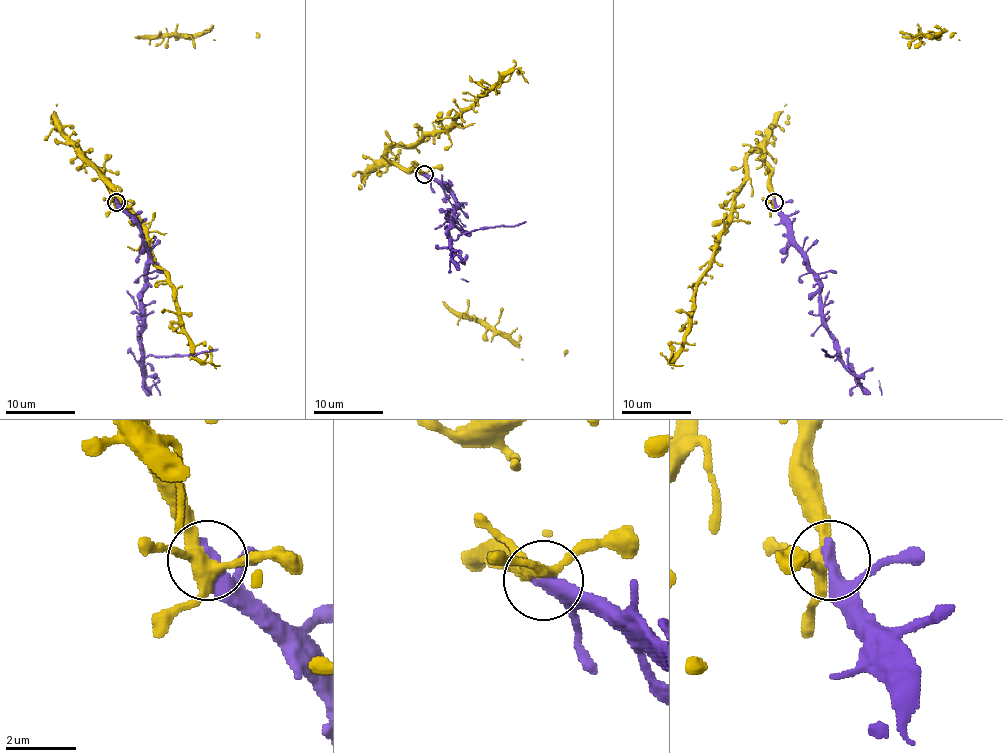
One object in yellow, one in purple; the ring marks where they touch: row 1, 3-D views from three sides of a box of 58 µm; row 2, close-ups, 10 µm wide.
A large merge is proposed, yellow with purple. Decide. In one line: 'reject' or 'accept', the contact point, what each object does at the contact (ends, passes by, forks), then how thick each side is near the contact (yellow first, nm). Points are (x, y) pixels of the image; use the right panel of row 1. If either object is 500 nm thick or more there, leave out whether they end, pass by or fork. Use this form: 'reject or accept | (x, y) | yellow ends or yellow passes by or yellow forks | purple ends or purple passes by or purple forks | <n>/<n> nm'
accept | (774, 202) | 320/500 nm

